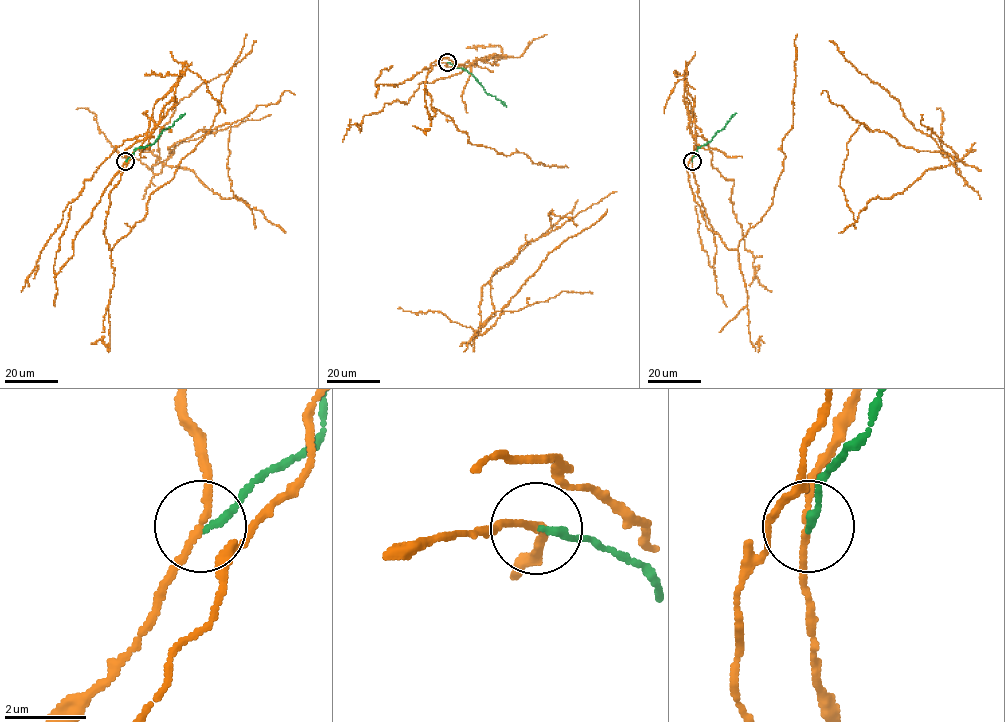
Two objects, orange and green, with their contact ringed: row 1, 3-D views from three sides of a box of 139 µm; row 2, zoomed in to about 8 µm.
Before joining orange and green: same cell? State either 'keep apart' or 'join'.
keep apart

